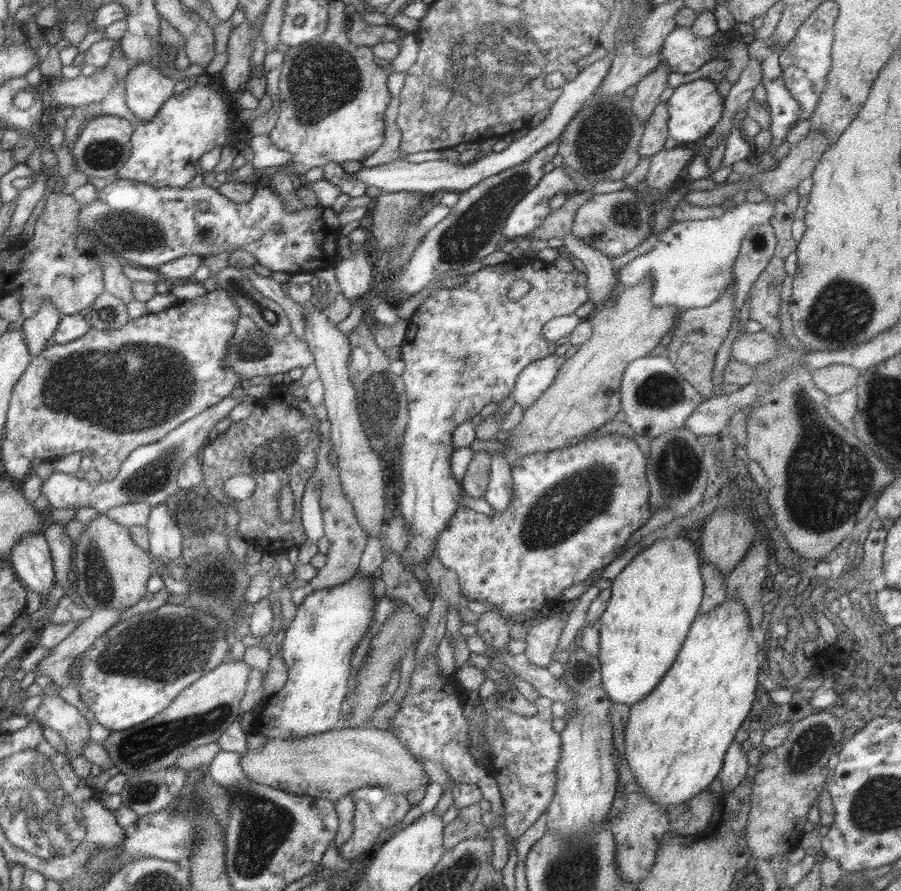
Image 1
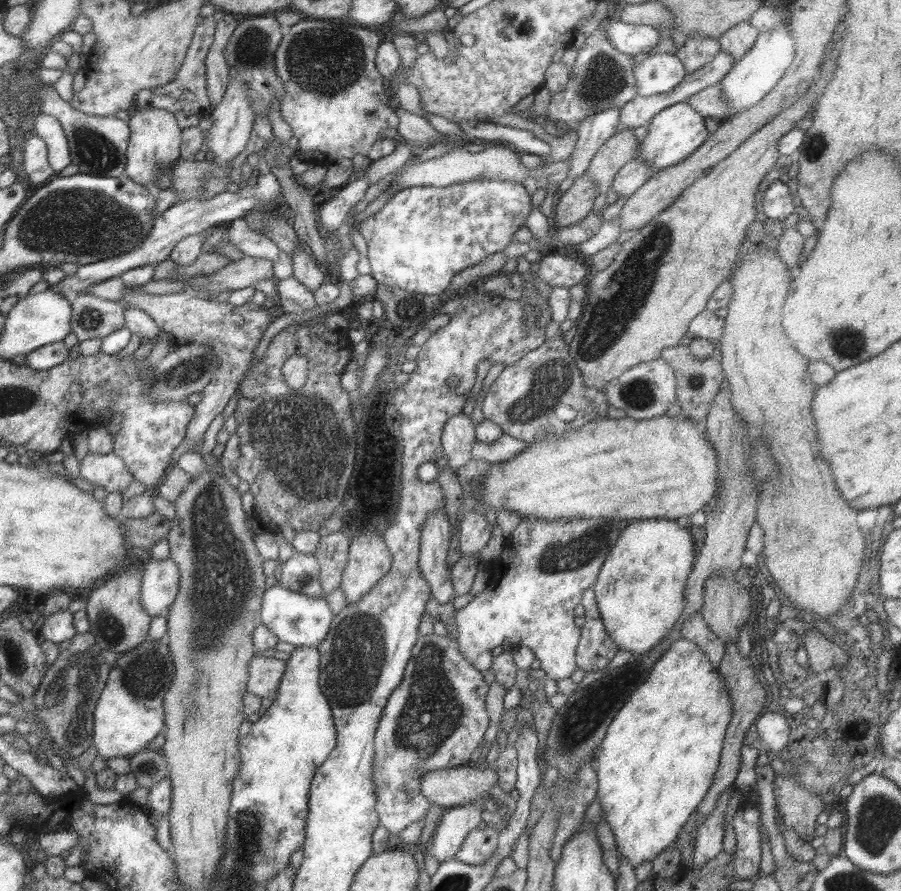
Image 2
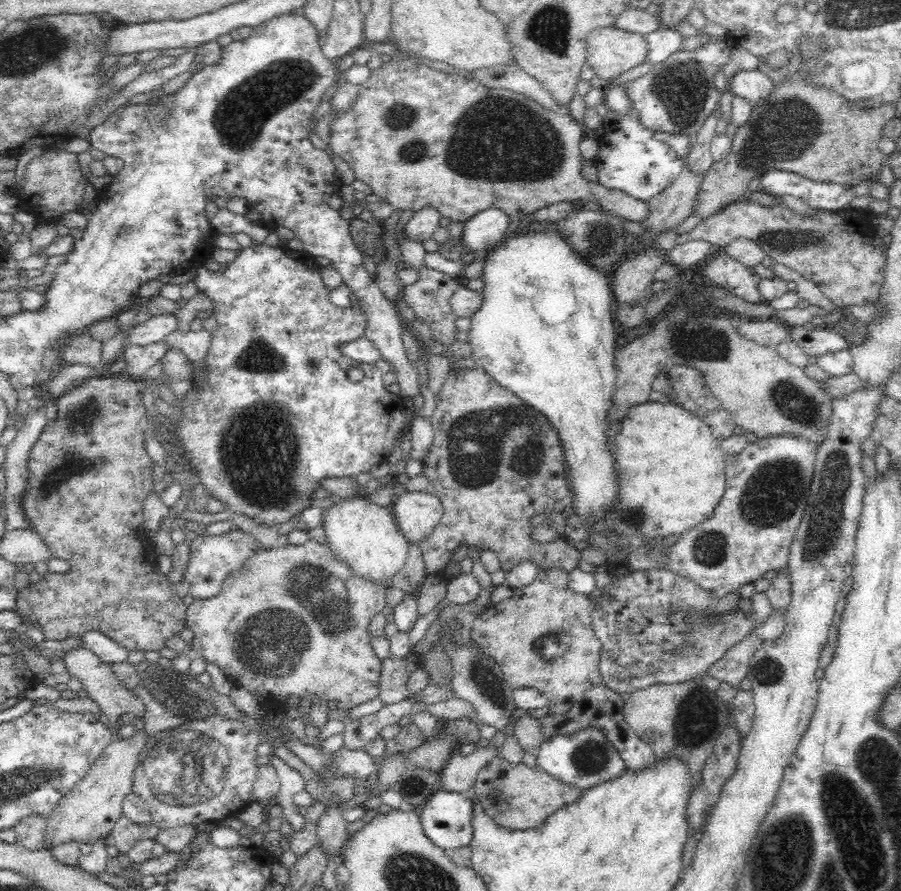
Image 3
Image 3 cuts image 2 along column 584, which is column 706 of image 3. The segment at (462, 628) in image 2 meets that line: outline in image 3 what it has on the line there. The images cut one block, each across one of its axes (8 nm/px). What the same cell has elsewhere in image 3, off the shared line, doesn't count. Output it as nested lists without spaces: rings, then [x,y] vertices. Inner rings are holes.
[[[780,434],[780,436],[766,436],[766,438],[758,437],[754,442],[749,442],[744,447],[744,450],[741,450],[738,454],[727,457],[725,464],[726,492],[724,492],[720,504],[716,506],[714,514],[712,514],[710,518],[704,520],[704,522],[700,522],[700,524],[696,524],[696,526],[683,532],[677,542],[672,542],[672,544],[665,550],[665,555],[663,557],[652,557],[652,555],[644,555],[642,553],[630,553],[626,562],[626,566],[628,566],[627,568],[633,570],[666,569],[678,574],[683,574],[690,580],[694,581],[700,588],[707,590],[712,596],[715,596],[715,598],[722,598],[722,596],[728,594],[728,592],[740,590],[740,587],[744,586],[746,582],[754,582],[755,580],[758,580],[758,578],[761,578],[762,574],[768,572],[768,570],[778,571],[780,568],[784,568],[789,561],[790,547],[799,524],[801,523],[803,514],[805,513],[808,497],[811,495],[811,482],[815,472],[813,468],[815,465],[818,446],[820,446],[820,442],[817,442],[817,440],[798,438],[794,434]]]

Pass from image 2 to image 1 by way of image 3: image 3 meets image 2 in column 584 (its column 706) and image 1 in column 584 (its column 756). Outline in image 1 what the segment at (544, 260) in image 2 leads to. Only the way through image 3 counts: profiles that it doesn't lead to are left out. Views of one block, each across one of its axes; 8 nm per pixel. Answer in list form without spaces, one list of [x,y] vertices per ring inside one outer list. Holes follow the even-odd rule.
[[[522,255],[519,258],[511,258],[508,262],[503,262],[495,266],[482,266],[477,272],[475,272],[469,279],[468,282],[457,287],[453,290],[449,289],[439,289],[432,292],[428,297],[425,298],[424,302],[420,304],[412,313],[412,317],[408,319],[408,327],[405,331],[405,336],[403,342],[400,344],[400,359],[404,362],[404,371],[401,373],[399,382],[404,384],[404,393],[406,394],[408,405],[408,418],[407,425],[405,425],[405,430],[402,436],[402,445],[399,448],[399,455],[397,456],[401,462],[401,493],[395,500],[395,512],[404,518],[408,529],[414,534],[412,539],[407,543],[405,548],[405,554],[403,556],[403,564],[412,572],[413,564],[424,564],[427,557],[435,551],[434,538],[436,534],[448,523],[448,520],[453,516],[454,512],[457,510],[459,503],[459,492],[460,483],[455,480],[450,467],[450,458],[452,452],[454,451],[454,446],[451,442],[452,432],[455,430],[459,424],[473,418],[485,404],[489,402],[501,402],[504,398],[510,395],[513,390],[517,375],[530,363],[540,358],[545,358],[545,356],[550,355],[554,352],[554,348],[551,346],[551,342],[547,341],[539,333],[541,326],[547,322],[550,318],[554,316],[563,316],[573,314],[583,302],[588,300],[587,289],[587,276],[580,272],[573,270],[572,272],[566,274],[565,272],[559,272],[557,267],[551,262],[541,261],[537,256],[533,258],[526,257]],[[523,280],[529,285],[530,291],[527,294],[521,296],[517,300],[511,300],[508,297],[509,287],[511,283]]]

